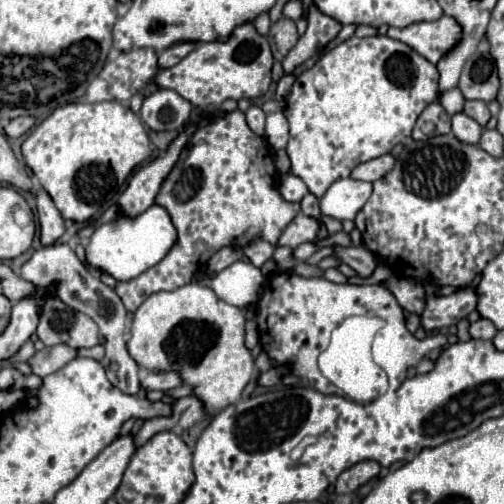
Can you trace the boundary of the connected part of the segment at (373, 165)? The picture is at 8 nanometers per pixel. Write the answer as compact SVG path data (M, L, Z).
M385 154L381 158L375 158L375 160L369 160L369 162L355 166L351 172L351 178L363 180L363 182L375 182L375 180L383 178L391 168L393 168L393 156Z

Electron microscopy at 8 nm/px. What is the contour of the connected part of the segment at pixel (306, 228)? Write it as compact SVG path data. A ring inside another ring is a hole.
M297 214L293 222L283 230L279 236L277 246L291 246L297 248L303 242L313 242L319 234L319 222L315 218L309 218L305 214Z

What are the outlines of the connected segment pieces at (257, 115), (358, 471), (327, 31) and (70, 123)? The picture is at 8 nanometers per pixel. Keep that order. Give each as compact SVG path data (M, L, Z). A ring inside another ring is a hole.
M251 106L247 112L245 112L245 118L247 118L247 124L249 124L249 128L255 132L255 134L259 134L259 136L263 136L263 132L265 132L265 112L261 110L261 108L257 108L257 106Z
M367 460L367 462L359 462L351 468L347 468L339 478L337 478L337 484L335 484L335 492L337 494L353 494L359 486L367 484L371 478L375 478L379 474L381 466L373 460Z
M311 4L307 10L307 22L309 26L305 34L299 38L299 42L293 46L293 50L283 60L283 68L287 74L291 74L297 66L307 62L311 56L315 56L315 52L327 46L333 38L337 38L341 30L341 24L333 18L327 18L323 12L319 12L315 4Z
M73 102L47 116L21 146L25 164L51 196L65 220L87 222L117 200L127 176L151 156L145 126L121 102Z

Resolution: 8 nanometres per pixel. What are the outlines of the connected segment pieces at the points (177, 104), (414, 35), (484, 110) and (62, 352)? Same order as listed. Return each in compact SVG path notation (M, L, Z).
M157 90L143 100L141 118L151 130L179 130L193 106L175 90Z
M441 16L439 20L415 22L407 28L389 28L387 36L405 42L431 64L437 64L461 42L463 28L455 18Z
M467 100L463 112L465 112L467 116L471 116L475 122L479 122L481 126L487 126L487 122L489 122L489 118L491 118L491 112L489 112L487 104L481 102L481 100Z
M57 344L57 346L45 346L43 350L35 352L27 360L27 364L31 366L33 374L37 374L37 376L43 378L47 374L57 372L61 366L65 366L67 362L71 362L75 356L77 356L77 350L73 350L71 346Z

